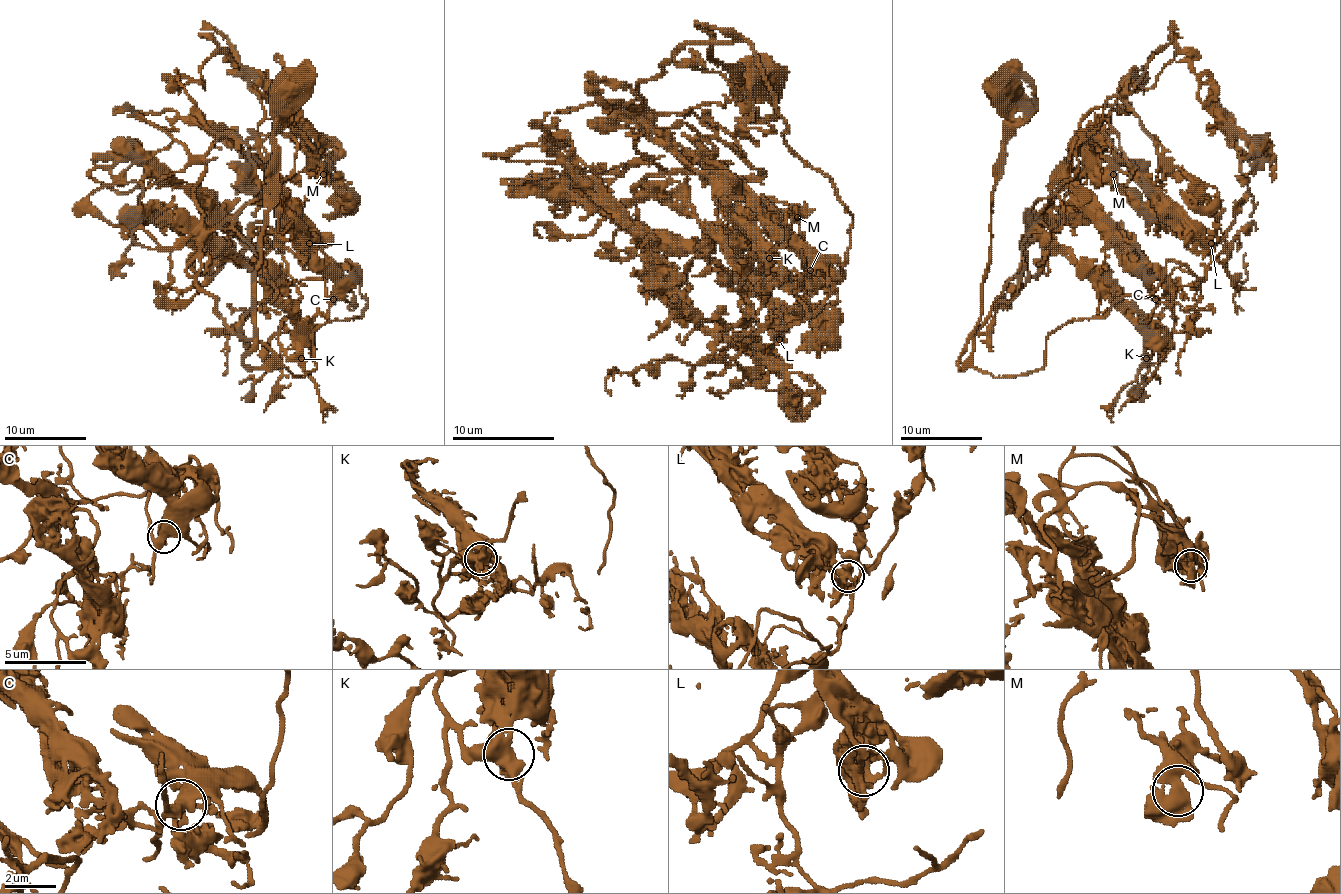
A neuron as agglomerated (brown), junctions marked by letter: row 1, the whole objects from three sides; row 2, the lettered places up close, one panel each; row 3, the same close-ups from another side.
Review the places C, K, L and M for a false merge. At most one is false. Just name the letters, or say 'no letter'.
no letter

